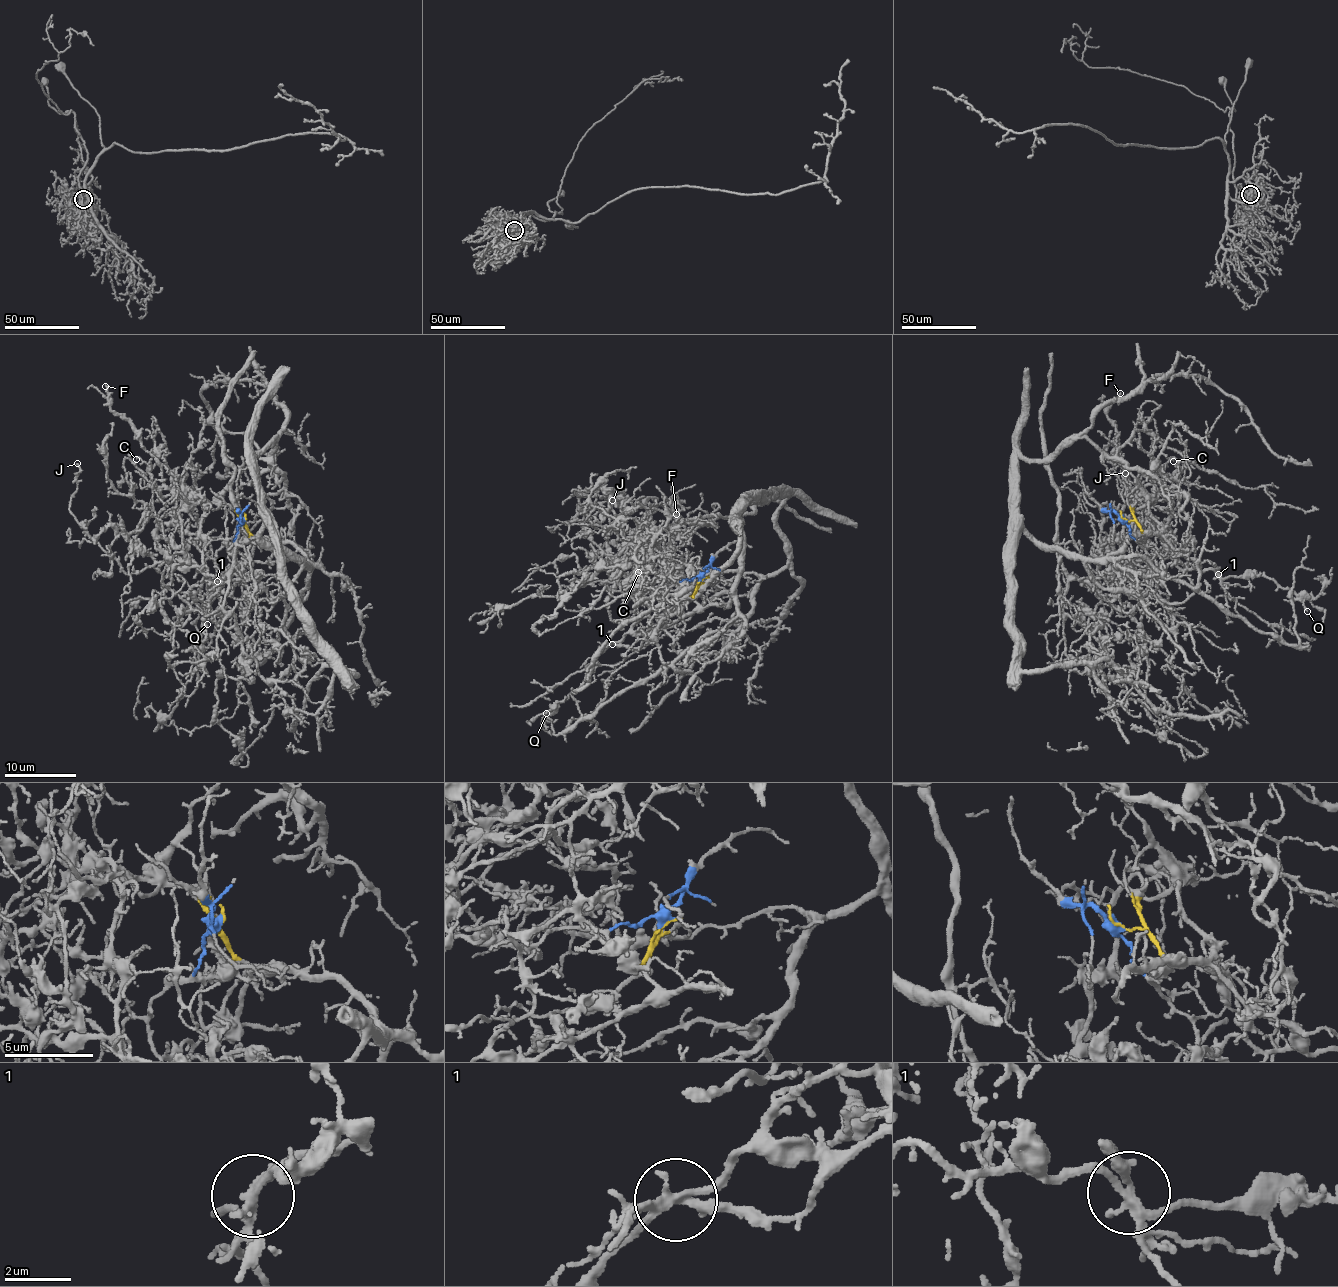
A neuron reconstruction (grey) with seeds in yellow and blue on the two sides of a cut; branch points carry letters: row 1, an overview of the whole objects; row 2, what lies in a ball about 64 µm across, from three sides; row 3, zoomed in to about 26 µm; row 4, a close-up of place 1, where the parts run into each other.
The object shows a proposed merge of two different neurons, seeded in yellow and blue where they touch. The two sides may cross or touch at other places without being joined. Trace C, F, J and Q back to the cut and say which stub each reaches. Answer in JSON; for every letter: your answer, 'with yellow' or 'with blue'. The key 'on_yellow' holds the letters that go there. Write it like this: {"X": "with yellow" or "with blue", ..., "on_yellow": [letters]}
{"C": "with blue", "F": "with blue", "J": "with blue", "Q": "with blue", "on_yellow": []}

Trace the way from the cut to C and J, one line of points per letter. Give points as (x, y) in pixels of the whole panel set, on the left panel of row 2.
C: (243, 521), (235, 539), (210, 558), (196, 534), (156, 527), (184, 499), (151, 485), (151, 469), (136, 458)
J: (243, 521), (214, 560), (232, 593), (236, 581), (199, 566), (127, 574), (69, 509), (76, 464)

